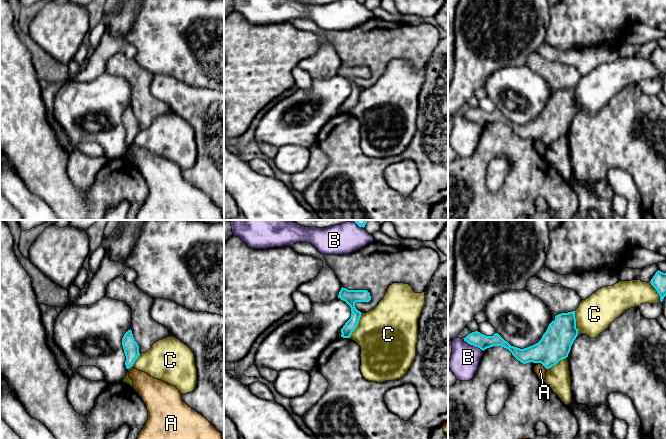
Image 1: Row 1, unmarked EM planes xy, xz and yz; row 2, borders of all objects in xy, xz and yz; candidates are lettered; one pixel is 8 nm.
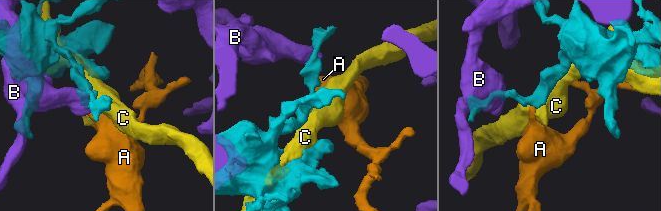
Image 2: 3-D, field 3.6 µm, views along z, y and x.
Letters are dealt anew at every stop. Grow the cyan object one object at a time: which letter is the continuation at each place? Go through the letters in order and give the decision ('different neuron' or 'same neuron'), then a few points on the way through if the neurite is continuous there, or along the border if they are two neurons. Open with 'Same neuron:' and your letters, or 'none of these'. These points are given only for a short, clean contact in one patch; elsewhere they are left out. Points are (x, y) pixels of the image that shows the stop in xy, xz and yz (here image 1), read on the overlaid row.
Same neuron: none of these
A: different neuron; border along yz (542, 364), (546, 369)
B: different neuron
C: different neuron

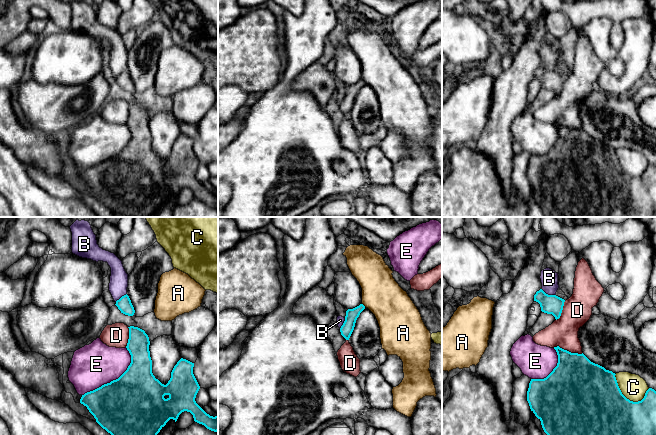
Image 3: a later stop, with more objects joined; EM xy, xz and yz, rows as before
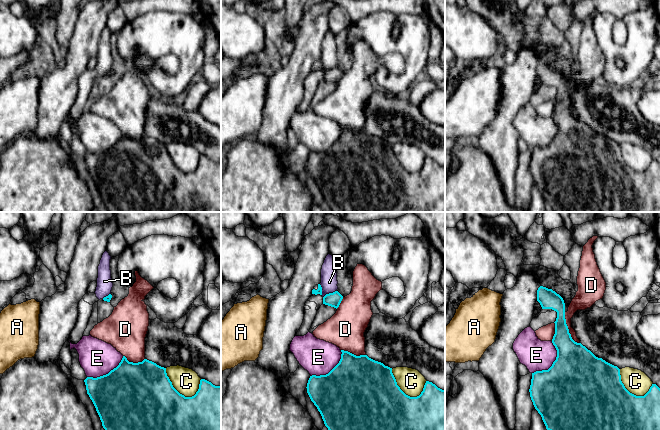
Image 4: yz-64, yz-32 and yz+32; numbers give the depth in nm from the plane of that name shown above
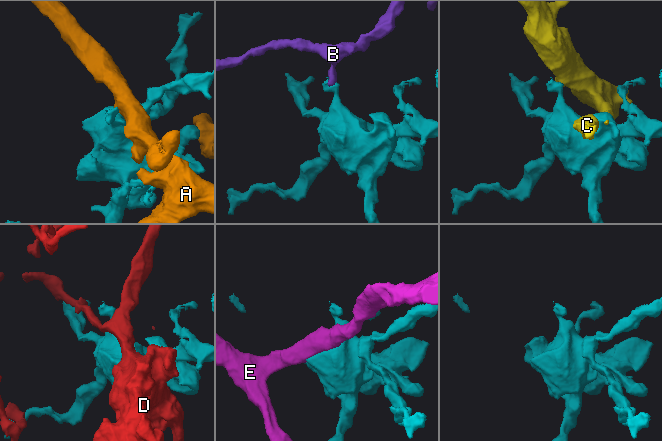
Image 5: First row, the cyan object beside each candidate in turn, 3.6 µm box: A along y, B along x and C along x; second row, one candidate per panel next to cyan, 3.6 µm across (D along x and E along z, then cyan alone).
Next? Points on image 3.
Same neuron: none of these
A: different neuron
B: different neuron; border along yz (541, 289), (548, 294), (555, 295)
C: different neuron
D: different neuron
E: different neuron

